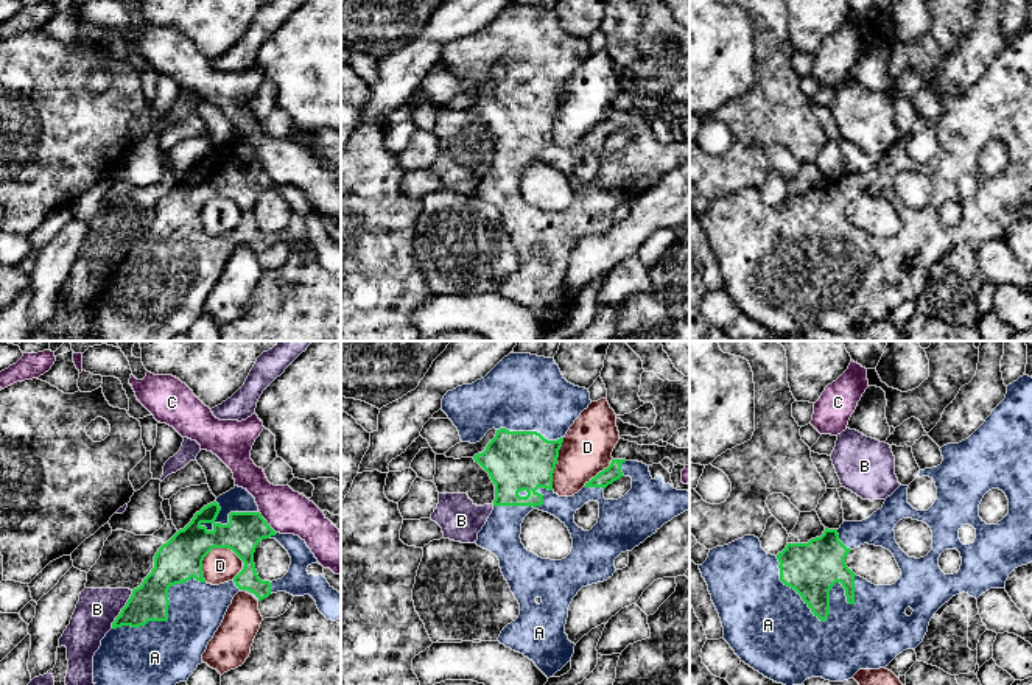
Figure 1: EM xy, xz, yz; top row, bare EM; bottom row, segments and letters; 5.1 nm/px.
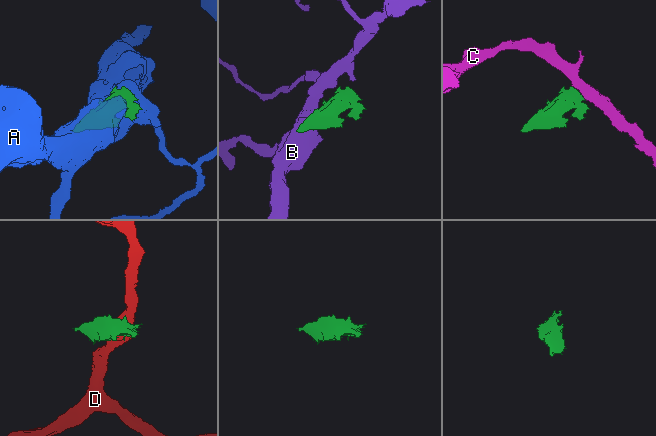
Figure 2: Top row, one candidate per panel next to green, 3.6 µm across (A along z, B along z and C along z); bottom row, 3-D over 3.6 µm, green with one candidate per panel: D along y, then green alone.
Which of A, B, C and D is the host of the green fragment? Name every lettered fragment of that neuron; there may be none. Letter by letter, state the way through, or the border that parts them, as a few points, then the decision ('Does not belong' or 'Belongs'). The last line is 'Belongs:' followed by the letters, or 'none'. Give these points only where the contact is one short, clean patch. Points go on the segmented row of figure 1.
A: Belongs
B: Boundary: xy (133, 590), (111, 628). Does not belong
C: Boundary: xy (259, 512), (276, 533). Does not belong
D: Does not belong
Belongs: A

